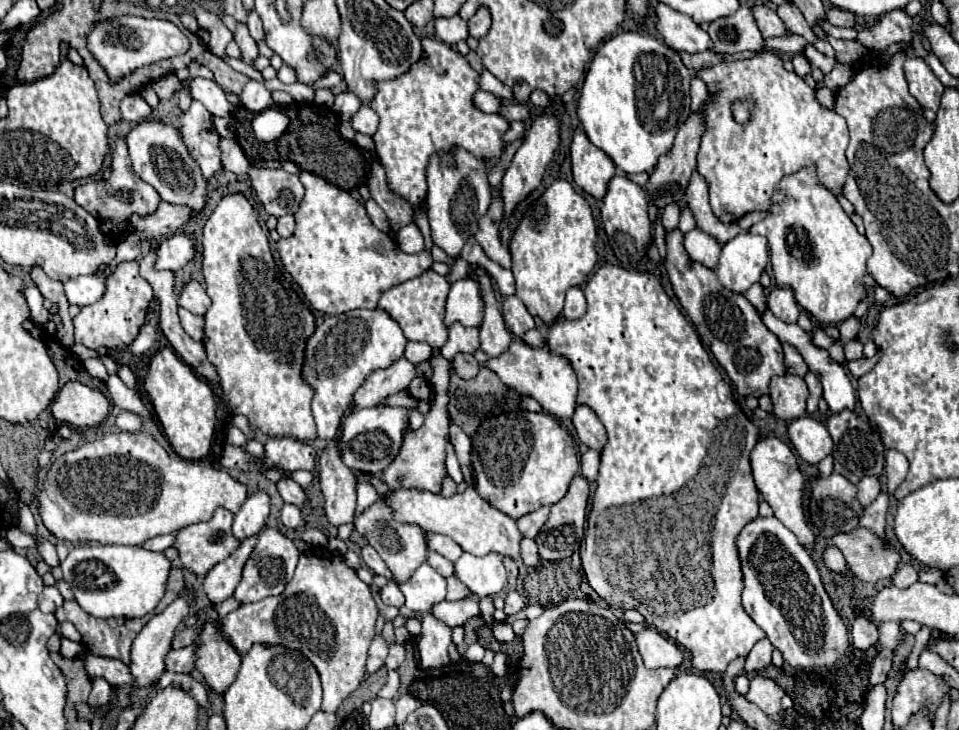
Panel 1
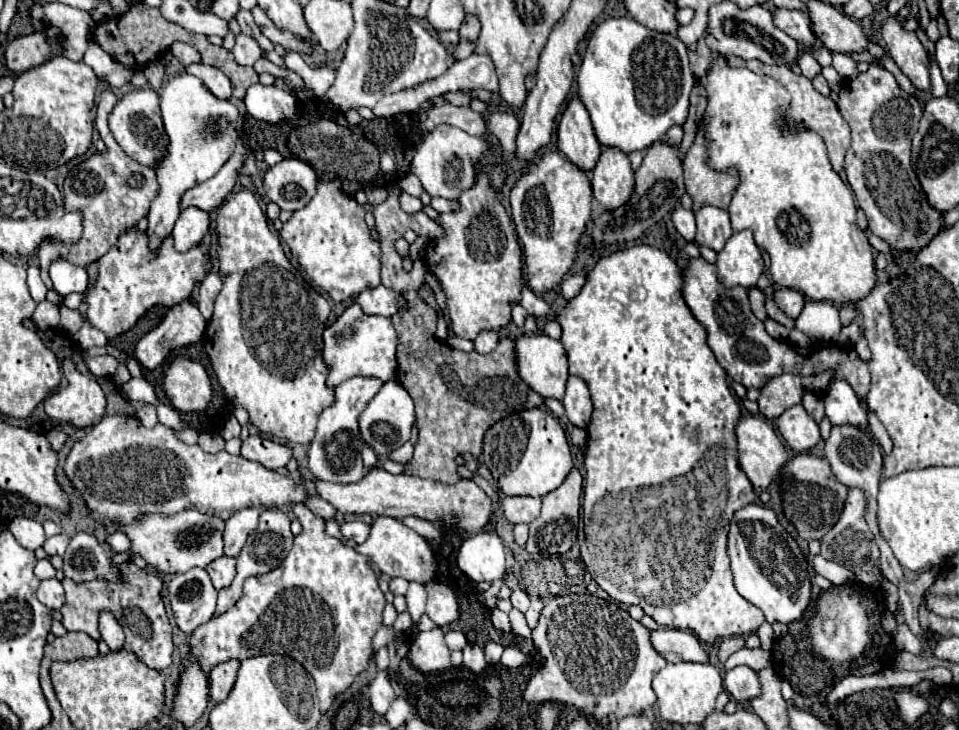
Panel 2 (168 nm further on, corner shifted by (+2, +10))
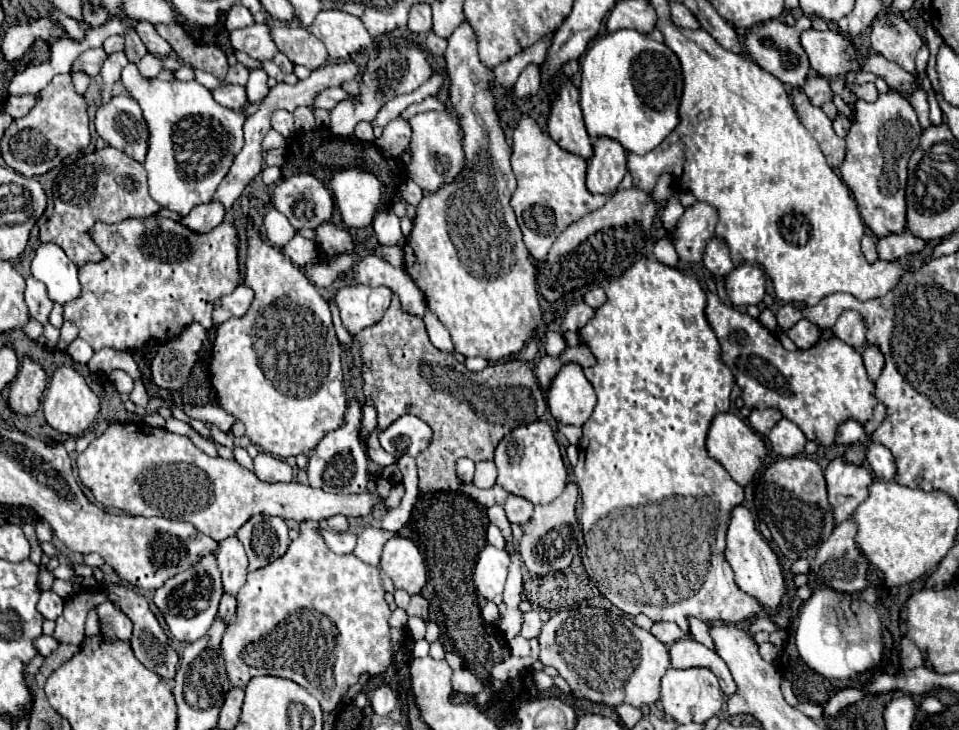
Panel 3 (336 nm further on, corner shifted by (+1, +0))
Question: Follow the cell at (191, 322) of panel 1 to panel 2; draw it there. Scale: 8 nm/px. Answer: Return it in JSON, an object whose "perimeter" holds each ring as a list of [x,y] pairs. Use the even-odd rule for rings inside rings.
{"perimeter":[[[192,301],[176,303],[168,309],[164,321],[136,343],[135,359],[142,367],[154,371],[166,361],[172,349],[200,341],[204,329],[206,321]]]}

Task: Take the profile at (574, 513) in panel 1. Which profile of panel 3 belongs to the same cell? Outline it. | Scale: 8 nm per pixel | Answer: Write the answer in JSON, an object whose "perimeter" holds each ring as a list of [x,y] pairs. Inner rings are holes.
{"perimeter":[[[567,483],[563,493],[553,503],[535,505],[535,511],[529,523],[521,525],[523,537],[519,541],[519,553],[529,573],[547,575],[553,571],[563,571],[565,567],[571,565],[571,559],[577,553],[577,533],[579,533],[575,503],[577,503],[577,485]]]}

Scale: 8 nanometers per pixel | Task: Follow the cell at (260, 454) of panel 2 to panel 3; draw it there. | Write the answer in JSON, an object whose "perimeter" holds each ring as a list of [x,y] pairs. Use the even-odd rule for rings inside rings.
{"perimeter":[[[259,453],[253,463],[255,463],[255,475],[261,481],[267,481],[267,483],[293,481],[293,469],[289,467],[289,463],[277,459],[269,453]]]}

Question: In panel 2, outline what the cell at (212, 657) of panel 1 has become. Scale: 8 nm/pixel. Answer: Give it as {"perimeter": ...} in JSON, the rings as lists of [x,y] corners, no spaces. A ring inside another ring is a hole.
{"perimeter":[[[230,659],[230,661],[224,661],[220,665],[214,665],[208,671],[208,685],[210,685],[212,701],[220,703],[222,699],[226,699],[226,695],[230,693],[232,685],[234,685],[236,671],[238,671],[238,661],[236,659]]]}

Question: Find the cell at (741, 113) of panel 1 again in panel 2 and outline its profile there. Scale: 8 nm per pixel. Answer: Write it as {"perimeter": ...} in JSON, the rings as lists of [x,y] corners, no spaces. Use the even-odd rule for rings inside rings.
{"perimeter":[[[712,37],[700,39],[696,51],[690,51],[690,65],[708,91],[708,107],[704,113],[710,151],[708,163],[718,171],[728,169],[730,165],[740,171],[740,185],[734,191],[728,209],[734,233],[742,229],[754,231],[756,245],[770,255],[770,275],[778,287],[796,289],[806,299],[830,301],[836,307],[866,297],[876,285],[872,247],[862,229],[858,229],[854,195],[840,175],[832,171],[822,137],[804,125],[792,127],[780,117],[780,111],[786,109],[790,95],[778,81],[766,75],[756,75],[746,67],[728,67],[720,53],[710,51],[706,39]]]}

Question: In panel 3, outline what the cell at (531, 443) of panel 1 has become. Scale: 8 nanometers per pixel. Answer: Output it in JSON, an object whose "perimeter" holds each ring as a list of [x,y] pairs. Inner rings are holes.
{"perimeter":[[[533,421],[529,425],[521,425],[513,429],[495,449],[495,465],[497,465],[497,483],[513,495],[525,497],[535,505],[545,505],[557,499],[567,485],[567,469],[555,441],[553,429],[547,421]]]}

